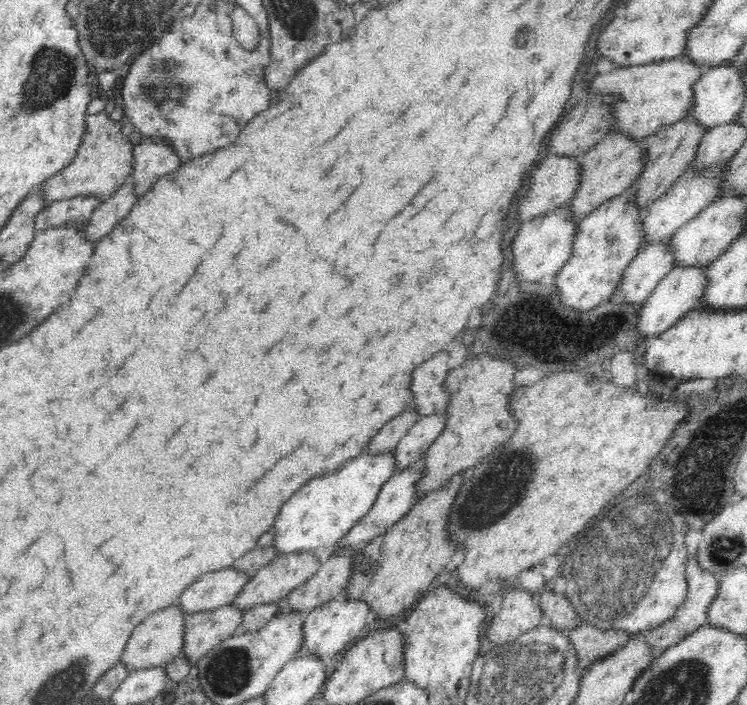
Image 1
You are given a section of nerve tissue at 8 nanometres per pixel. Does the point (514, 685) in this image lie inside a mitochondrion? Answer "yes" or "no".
yes

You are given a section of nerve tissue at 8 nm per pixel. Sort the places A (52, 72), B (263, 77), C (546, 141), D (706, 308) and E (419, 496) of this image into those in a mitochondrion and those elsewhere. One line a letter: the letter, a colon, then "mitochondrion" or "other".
A: mitochondrion
B: other
C: other
D: other
E: other

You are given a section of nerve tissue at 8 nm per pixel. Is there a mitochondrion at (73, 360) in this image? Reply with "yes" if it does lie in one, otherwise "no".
no

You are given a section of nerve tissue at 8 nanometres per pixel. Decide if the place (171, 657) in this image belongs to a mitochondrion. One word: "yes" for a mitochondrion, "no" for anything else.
no

